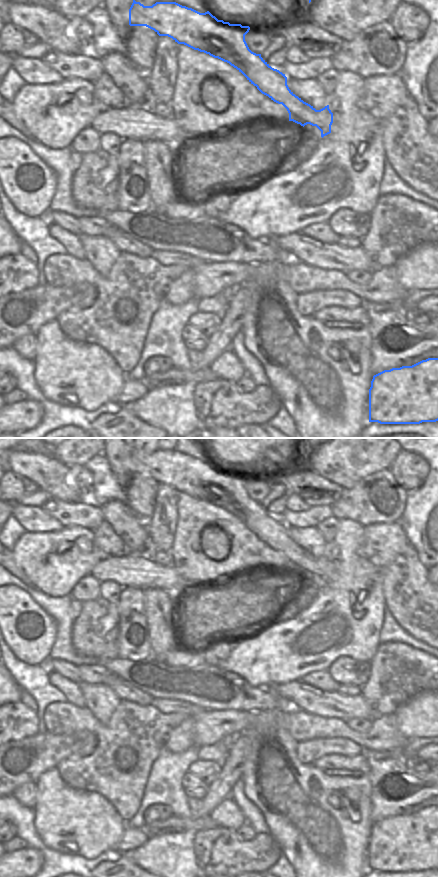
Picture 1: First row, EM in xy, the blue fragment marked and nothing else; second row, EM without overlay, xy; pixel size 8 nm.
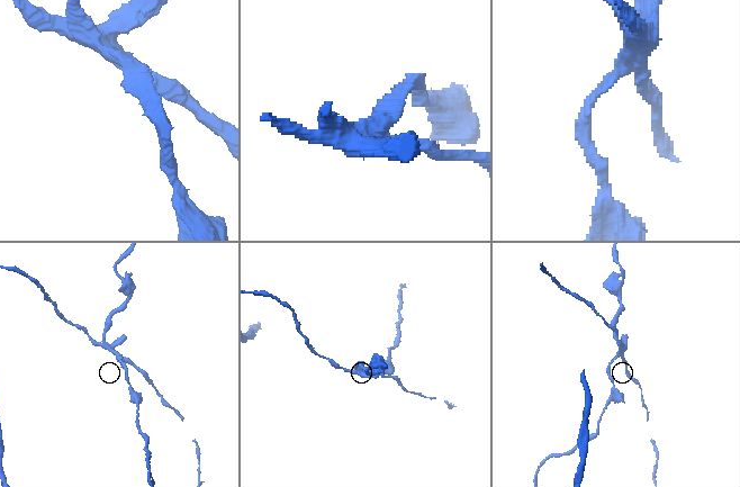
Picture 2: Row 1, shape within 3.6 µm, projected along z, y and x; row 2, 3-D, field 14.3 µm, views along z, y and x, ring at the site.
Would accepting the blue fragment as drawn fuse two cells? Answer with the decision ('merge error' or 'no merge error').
merge error

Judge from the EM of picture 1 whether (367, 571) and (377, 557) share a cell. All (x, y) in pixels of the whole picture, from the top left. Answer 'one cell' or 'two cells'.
two cells

